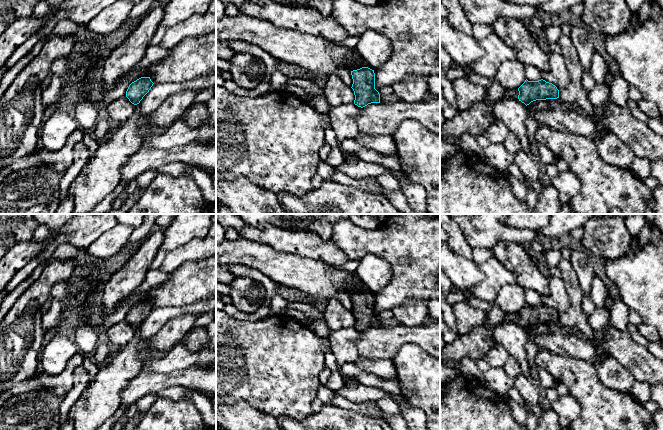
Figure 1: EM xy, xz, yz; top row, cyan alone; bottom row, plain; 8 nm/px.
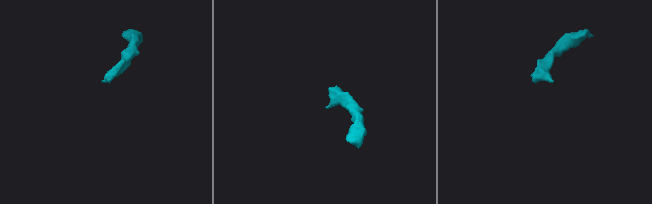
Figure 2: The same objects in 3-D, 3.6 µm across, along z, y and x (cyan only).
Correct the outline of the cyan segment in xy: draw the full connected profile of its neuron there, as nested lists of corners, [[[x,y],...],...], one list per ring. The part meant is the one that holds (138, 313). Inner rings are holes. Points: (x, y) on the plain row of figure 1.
[[[141,301],[129,309],[126,321],[132,328],[137,329],[149,316],[153,308],[150,301]]]

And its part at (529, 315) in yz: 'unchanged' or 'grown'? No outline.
grown

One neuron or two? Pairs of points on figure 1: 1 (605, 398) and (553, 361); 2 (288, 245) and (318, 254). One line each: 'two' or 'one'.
1: one
2: one

